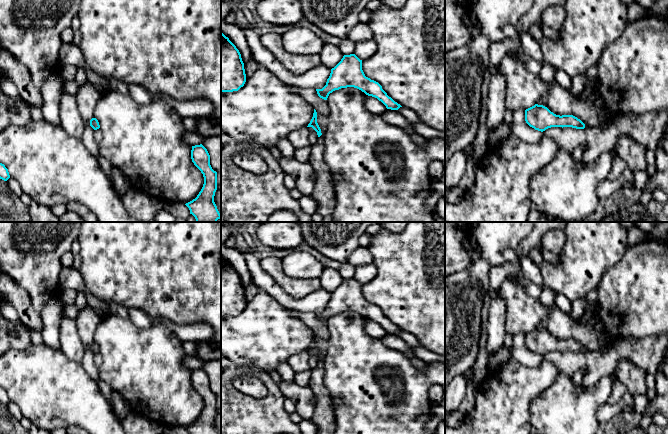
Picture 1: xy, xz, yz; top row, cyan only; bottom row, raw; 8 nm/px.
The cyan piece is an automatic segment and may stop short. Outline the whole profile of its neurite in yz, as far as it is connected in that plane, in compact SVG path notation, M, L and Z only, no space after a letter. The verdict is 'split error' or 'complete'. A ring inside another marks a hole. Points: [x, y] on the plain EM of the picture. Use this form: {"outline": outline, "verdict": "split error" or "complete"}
{"outline": "M535 328L525 334L526 347L538 355L545 355L551 351L572 351L584 353L585 348L573 339L556 339L543 329Z", "verdict": "complete"}

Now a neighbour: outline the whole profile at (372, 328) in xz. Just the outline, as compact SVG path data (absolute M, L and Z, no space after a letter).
M367 319L364 328L368 335L377 339L382 339L384 336L387 335L386 330L377 322L372 320Z

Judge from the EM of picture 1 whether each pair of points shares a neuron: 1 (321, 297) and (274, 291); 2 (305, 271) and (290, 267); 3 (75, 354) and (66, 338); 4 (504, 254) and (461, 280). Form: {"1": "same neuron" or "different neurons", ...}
{"1": "same neuron", "2": "same neuron", "3": "same neuron", "4": "same neuron"}

